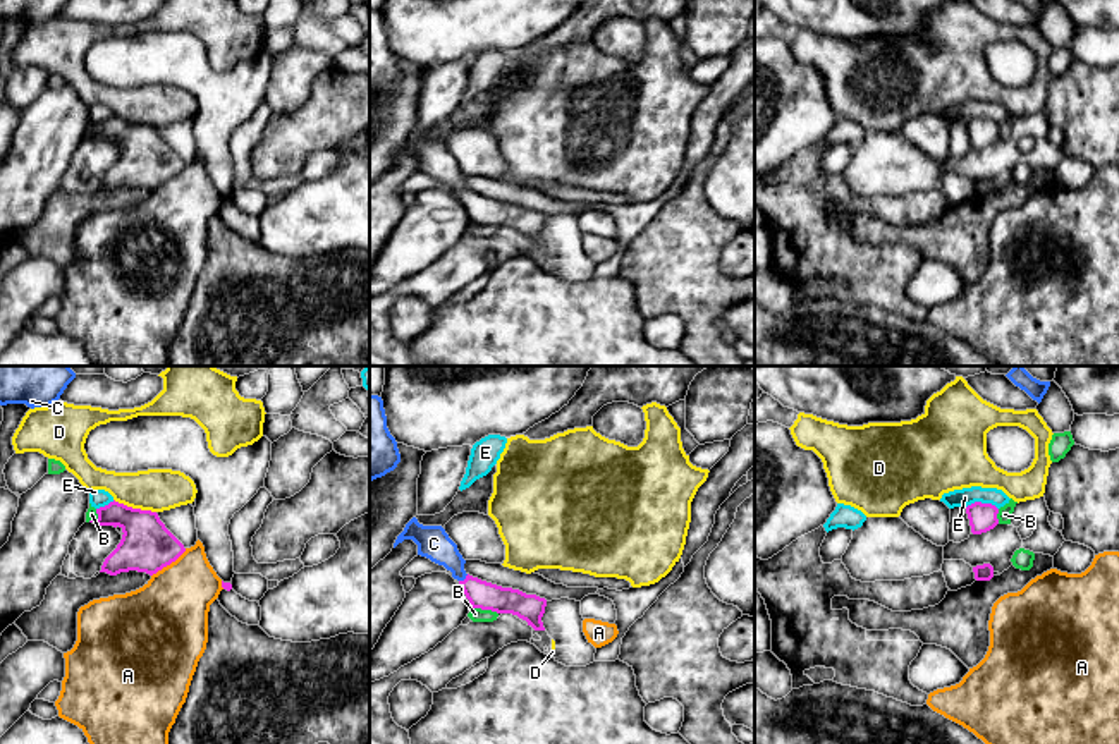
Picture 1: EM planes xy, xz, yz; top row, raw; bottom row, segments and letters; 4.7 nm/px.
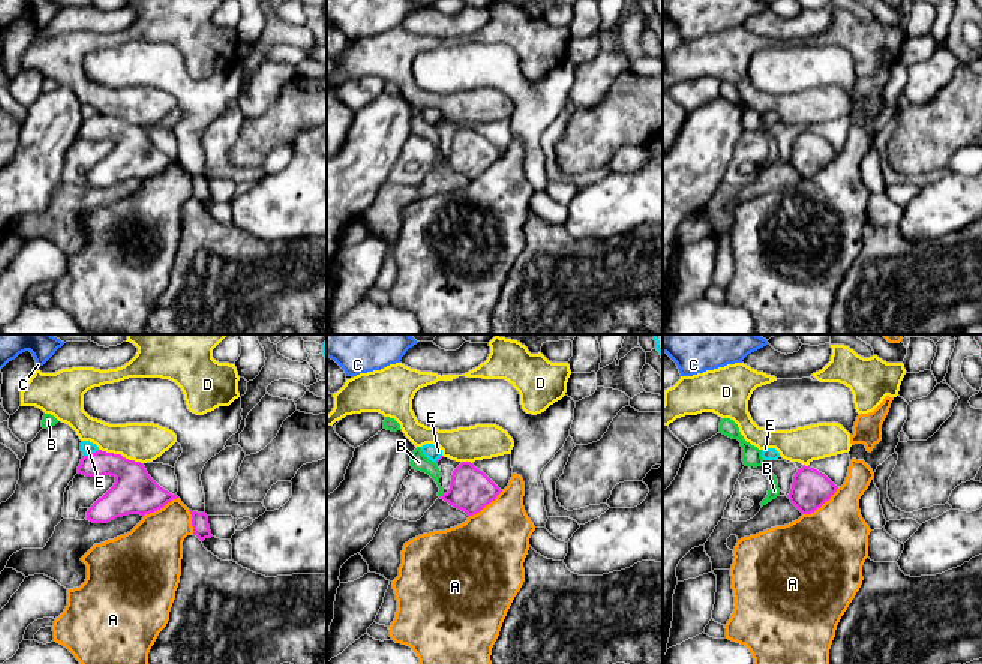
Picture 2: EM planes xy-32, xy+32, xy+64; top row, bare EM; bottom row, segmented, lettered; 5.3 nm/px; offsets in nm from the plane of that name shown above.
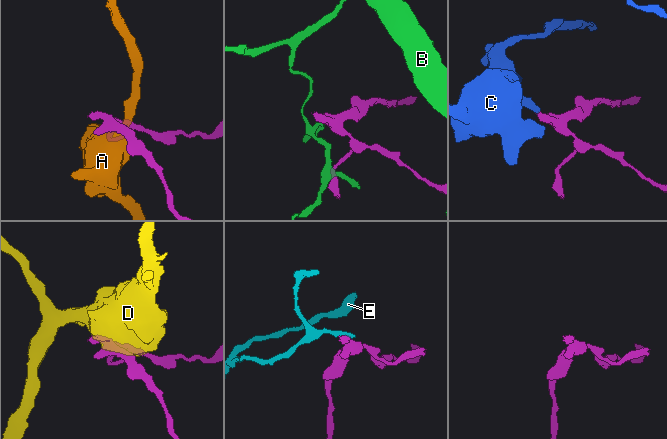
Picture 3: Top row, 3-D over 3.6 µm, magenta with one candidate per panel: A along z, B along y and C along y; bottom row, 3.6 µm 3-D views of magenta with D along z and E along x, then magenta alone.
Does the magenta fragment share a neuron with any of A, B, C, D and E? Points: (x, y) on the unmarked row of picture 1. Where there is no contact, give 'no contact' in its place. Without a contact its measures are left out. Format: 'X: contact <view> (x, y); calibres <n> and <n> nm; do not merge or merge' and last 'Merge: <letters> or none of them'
A: contact xy (169, 179); calibres 240 and 380 nm; do not merge
B: contact xz (485, 224); calibres 130 and 60 nm; do not merge
C: contact xz (464, 195); calibres 130 and 150 nm; merge
D: contact xy (134, 124); calibres 240 and 200 nm; do not merge
E: contact yz (980, 117); calibres 130 and 90 nm; do not merge
Merge: C

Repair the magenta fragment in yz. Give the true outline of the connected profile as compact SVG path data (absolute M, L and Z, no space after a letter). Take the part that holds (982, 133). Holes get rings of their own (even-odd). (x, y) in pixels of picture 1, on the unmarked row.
M975 117L964 124L966 124L973 149L987 148L999 139L999 134L997 134L999 124L992 119Z

